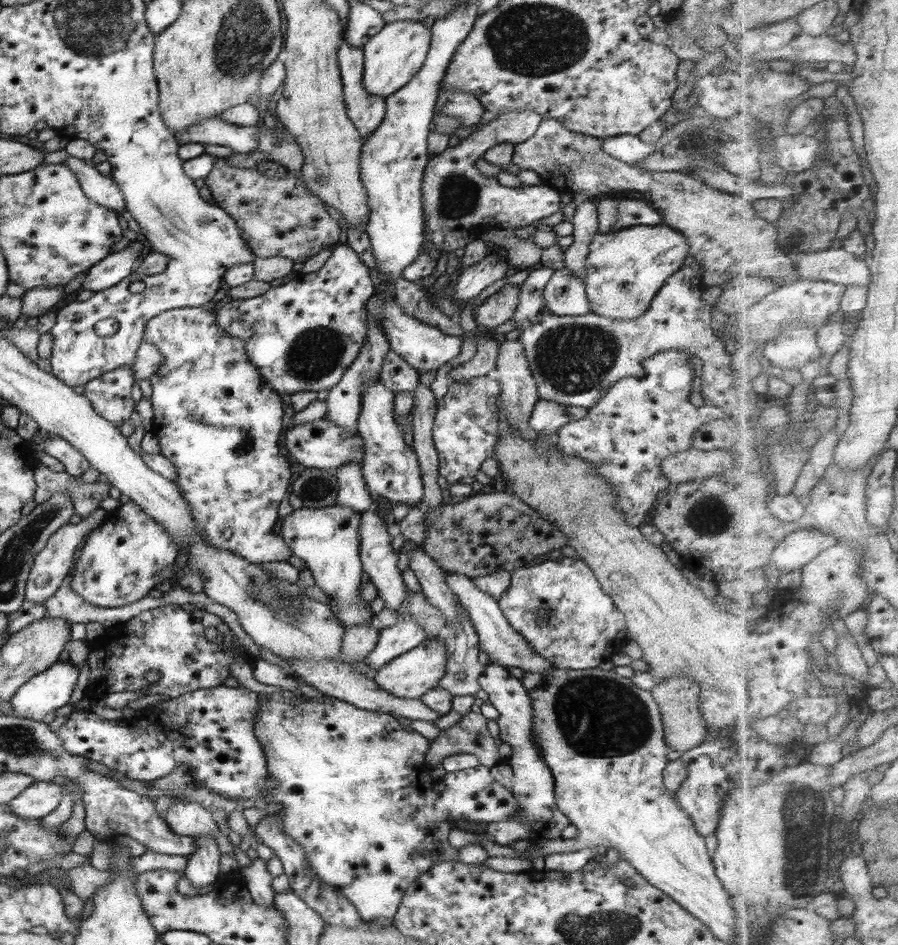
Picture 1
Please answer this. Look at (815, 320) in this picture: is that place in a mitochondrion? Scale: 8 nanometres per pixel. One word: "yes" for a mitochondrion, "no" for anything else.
no

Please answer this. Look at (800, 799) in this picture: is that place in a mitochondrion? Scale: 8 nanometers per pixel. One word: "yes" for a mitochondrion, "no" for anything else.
yes

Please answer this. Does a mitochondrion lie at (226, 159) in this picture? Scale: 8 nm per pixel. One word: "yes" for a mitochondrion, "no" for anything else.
no

